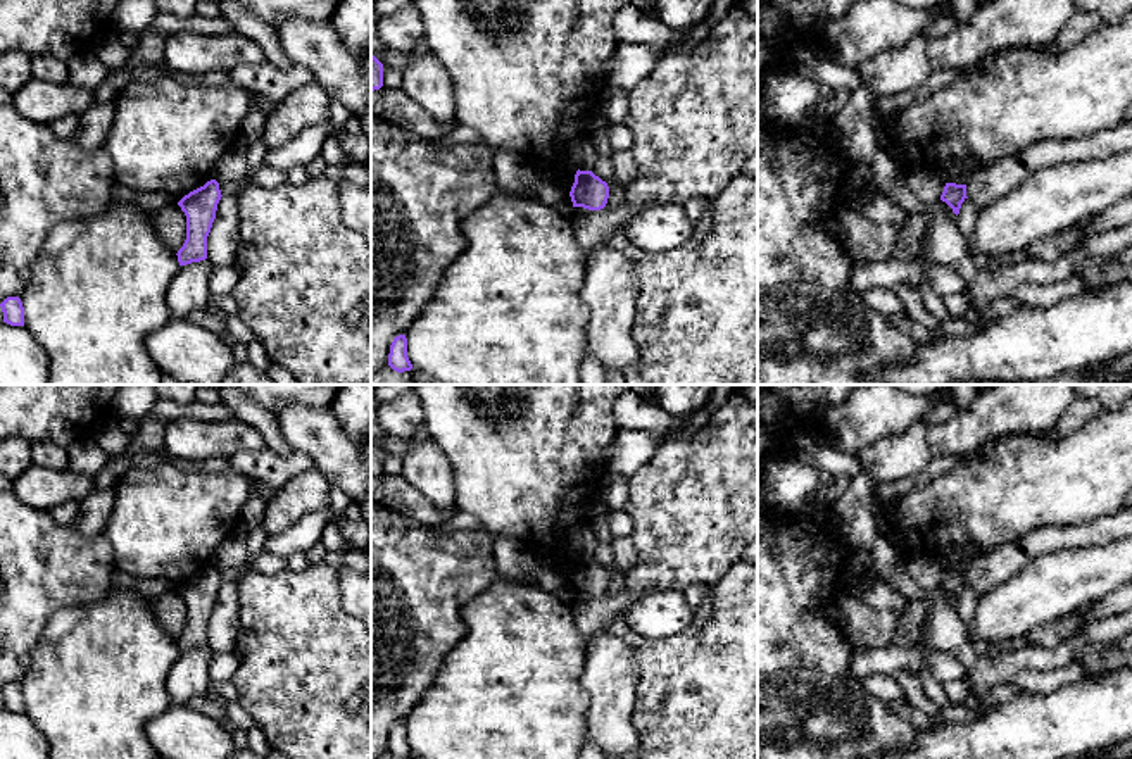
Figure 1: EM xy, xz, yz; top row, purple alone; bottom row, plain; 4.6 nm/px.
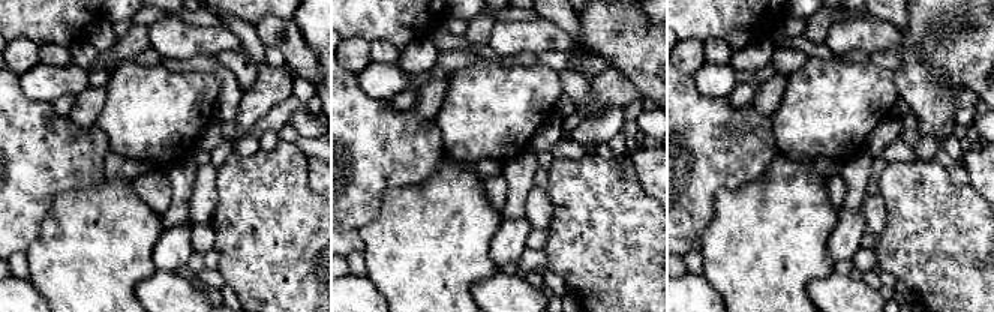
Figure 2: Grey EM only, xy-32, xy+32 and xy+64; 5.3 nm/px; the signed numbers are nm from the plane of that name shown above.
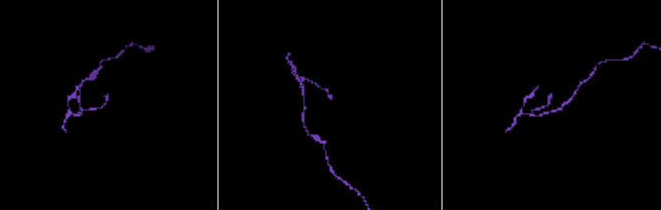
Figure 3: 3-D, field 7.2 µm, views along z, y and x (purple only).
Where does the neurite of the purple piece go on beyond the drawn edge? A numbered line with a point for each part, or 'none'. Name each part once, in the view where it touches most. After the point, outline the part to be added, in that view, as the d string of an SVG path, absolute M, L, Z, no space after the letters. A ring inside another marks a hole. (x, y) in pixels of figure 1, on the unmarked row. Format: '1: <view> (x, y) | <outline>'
none

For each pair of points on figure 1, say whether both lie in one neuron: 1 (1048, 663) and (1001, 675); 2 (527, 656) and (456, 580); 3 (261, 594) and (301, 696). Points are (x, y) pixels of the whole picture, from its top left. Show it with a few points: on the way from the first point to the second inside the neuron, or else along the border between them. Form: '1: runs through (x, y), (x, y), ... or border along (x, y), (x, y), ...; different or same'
1: runs through (1036, 661), (1013, 663); same
2: border along (499, 575), (463, 608), (463, 637); different
3: runs through (285, 620), (294, 628), (299, 670); same

